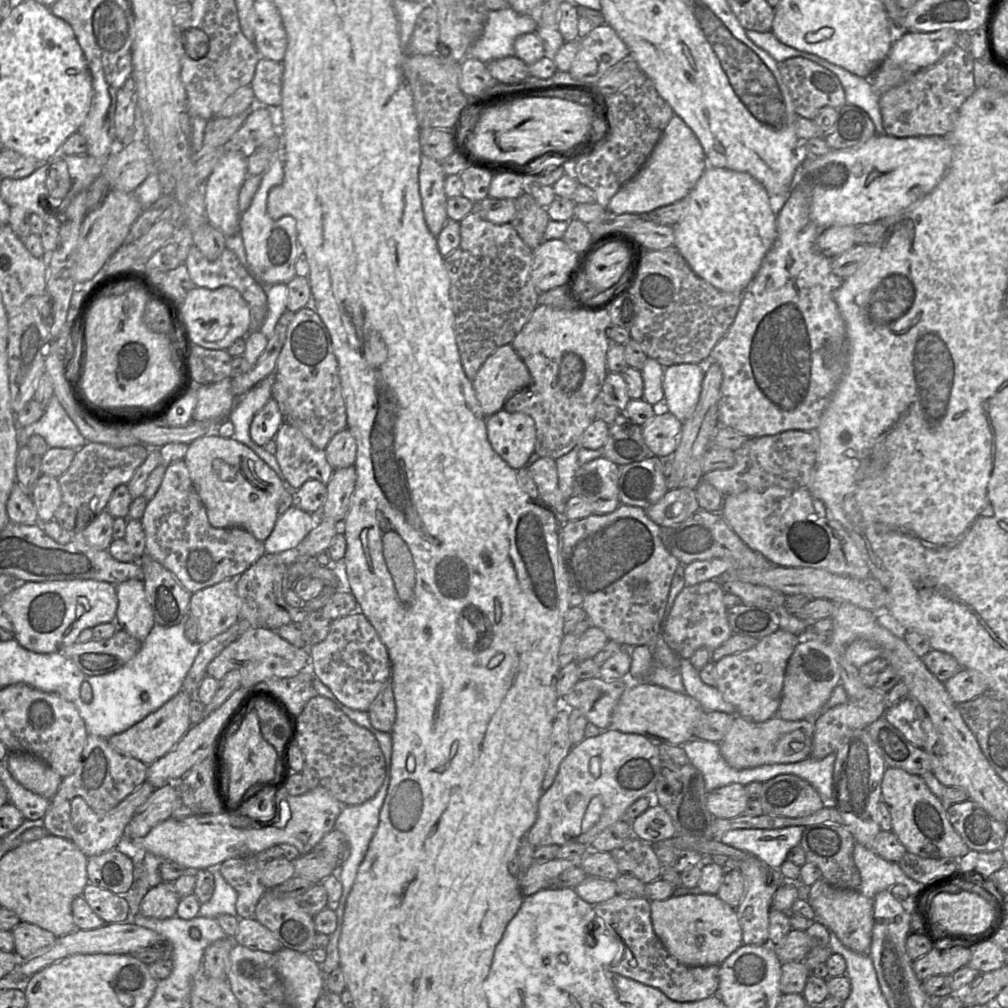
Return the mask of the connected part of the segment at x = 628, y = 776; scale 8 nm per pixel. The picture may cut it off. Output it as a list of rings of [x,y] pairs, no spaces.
[[[606,729],[596,737],[574,745],[561,762],[553,784],[543,791],[534,825],[526,839],[534,847],[581,843],[589,845],[604,829],[624,819],[627,809],[639,798],[651,796],[661,770],[658,744],[644,735]]]

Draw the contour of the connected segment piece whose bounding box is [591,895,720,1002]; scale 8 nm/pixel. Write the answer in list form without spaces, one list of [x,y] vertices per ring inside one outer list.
[[[616,895],[593,907],[596,924],[591,941],[595,946],[602,943],[611,958],[611,971],[654,987],[676,1002],[700,1001],[717,994],[720,965],[690,967],[673,958],[653,930],[648,899]]]

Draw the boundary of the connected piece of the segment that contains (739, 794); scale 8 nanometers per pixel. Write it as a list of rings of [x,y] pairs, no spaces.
[[[732,783],[706,793],[706,808],[713,818],[731,819],[744,813],[749,800],[745,786]]]

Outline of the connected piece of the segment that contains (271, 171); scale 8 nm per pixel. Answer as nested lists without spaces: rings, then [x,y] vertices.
[[[283,141],[280,154],[275,157],[267,172],[262,176],[248,209],[240,215],[239,233],[242,237],[247,262],[253,275],[262,284],[287,284],[295,274],[295,262],[300,249],[297,242],[296,221],[289,215],[273,220],[267,213],[267,199],[271,190],[282,184],[284,179]]]

